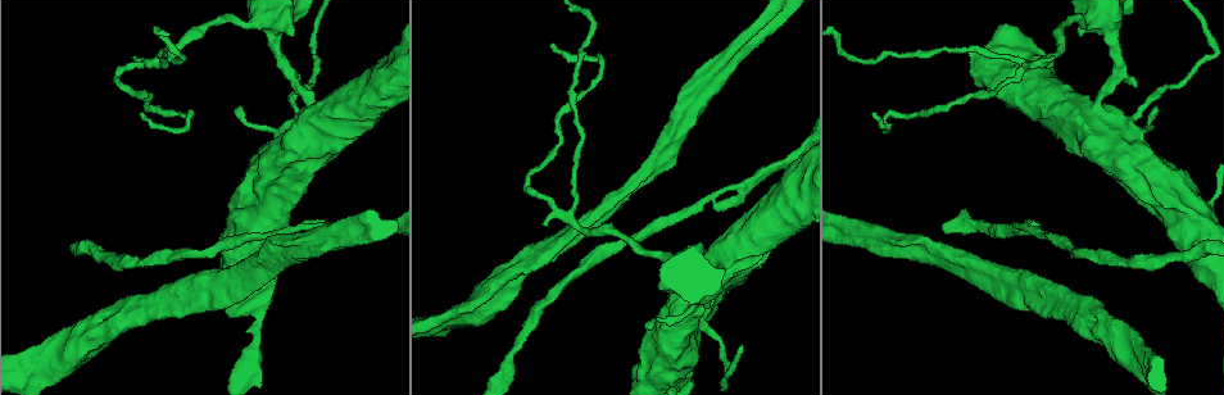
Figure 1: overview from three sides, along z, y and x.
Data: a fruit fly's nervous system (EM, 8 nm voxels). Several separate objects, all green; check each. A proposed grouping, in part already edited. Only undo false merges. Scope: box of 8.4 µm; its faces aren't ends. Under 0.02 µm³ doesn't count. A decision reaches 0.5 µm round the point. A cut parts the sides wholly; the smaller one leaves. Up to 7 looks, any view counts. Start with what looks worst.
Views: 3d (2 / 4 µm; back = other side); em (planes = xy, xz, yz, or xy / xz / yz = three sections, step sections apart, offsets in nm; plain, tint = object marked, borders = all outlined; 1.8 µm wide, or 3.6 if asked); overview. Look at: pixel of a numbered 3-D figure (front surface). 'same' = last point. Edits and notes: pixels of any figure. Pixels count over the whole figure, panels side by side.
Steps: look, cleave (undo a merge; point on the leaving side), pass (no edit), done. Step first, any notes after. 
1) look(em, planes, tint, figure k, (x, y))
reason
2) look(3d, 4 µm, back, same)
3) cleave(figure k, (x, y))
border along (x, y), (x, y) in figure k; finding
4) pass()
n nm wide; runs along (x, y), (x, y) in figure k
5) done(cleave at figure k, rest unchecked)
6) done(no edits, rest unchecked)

look(em, 3.6 µm, xz, step 4, plain, figure 1, (1096, 112))
calibre changes

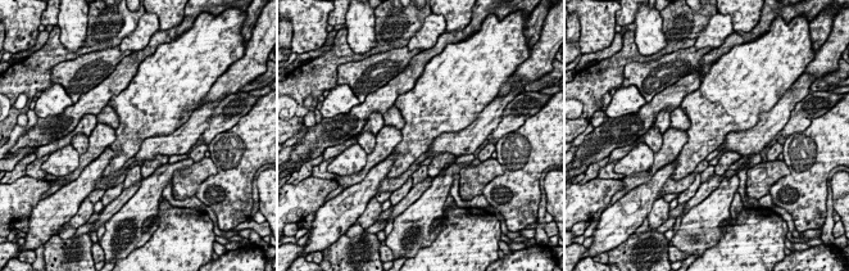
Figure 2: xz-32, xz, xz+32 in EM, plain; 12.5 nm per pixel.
look(em, 3.6 µm, xz, step 4, tint, same)
where the object lies

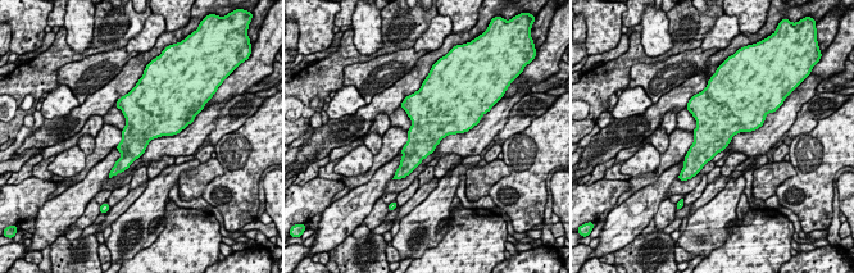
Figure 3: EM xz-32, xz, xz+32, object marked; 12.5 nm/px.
pass()
all the same neuron

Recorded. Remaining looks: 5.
look(em, planes, tint, figure 1, (727, 205))
abrupt turn

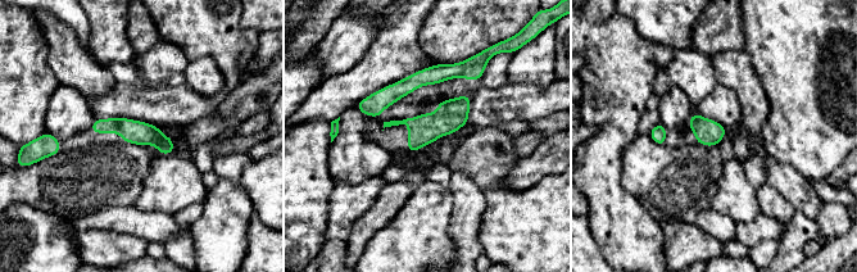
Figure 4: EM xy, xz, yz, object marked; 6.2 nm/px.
pass()
150 nm wide; runs along (94, 127), (123, 126), (169, 150) in figure 4; continuous, no second neuron

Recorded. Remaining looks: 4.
look(3d, 4 µm, figure 1, (285, 189))
abrupt turn

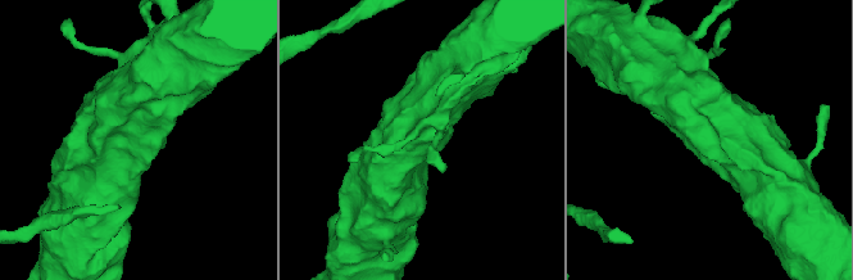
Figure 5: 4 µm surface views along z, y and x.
look(em, 3.6 µm, xz, step 16, tint, figure 5, (135, 145))
now the EM

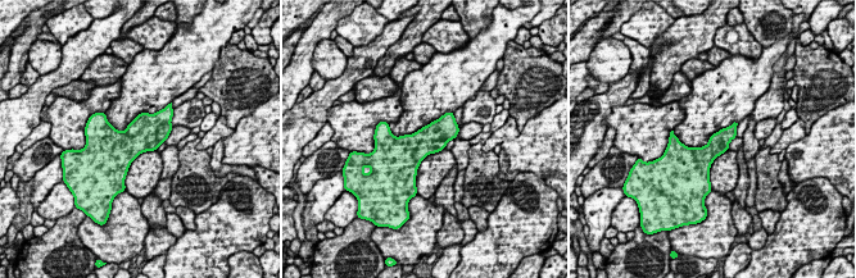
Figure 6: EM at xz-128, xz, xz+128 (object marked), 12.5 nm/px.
look(em, 3.6 µm, planes, tint, same)

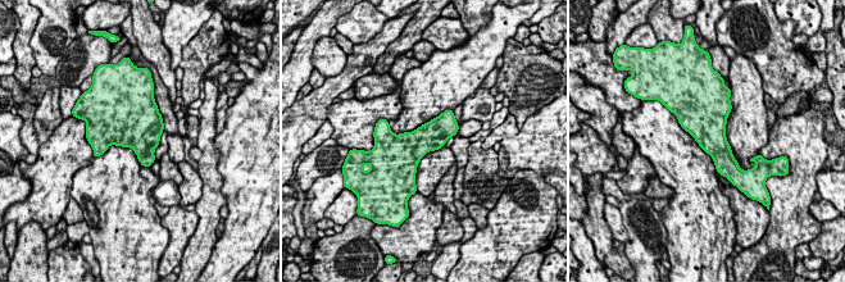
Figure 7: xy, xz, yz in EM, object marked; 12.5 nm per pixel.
pass()
360 nm wide; continuous, no second neuron

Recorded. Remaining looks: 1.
done(no edits, rest unchecked)

